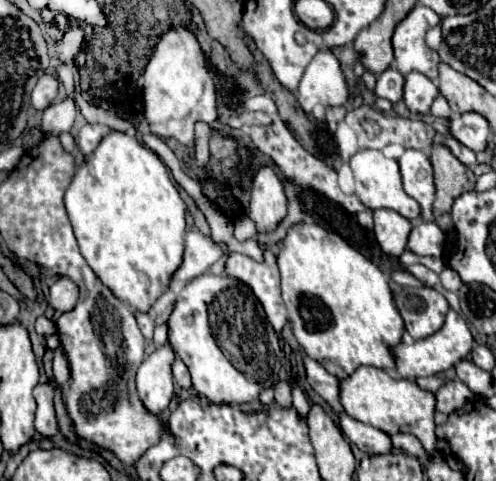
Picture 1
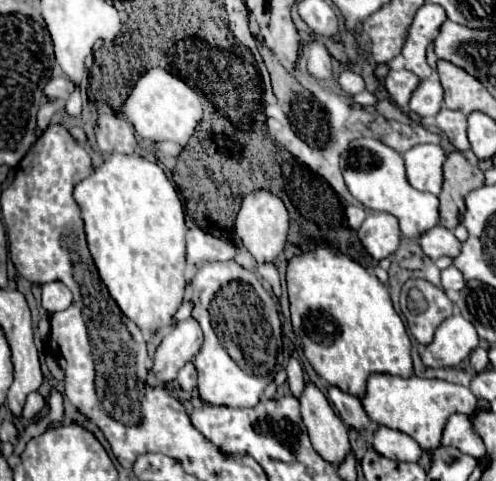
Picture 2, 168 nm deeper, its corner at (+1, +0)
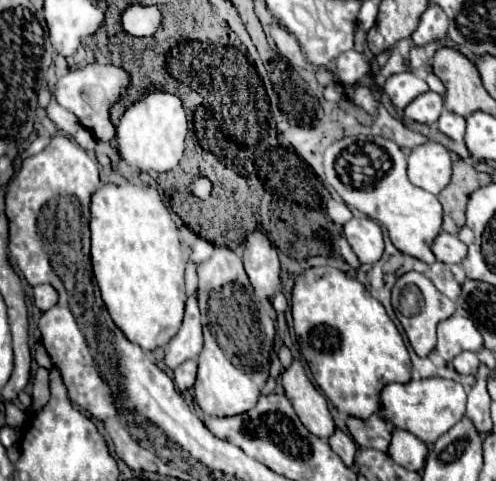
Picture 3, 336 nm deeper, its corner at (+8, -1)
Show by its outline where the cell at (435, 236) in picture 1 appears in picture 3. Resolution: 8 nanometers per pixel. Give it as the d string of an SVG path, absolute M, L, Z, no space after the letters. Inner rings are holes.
M440 232L432 244L432 252L440 262L460 264L468 254L468 246L464 242L460 242L458 236L452 236L448 232Z

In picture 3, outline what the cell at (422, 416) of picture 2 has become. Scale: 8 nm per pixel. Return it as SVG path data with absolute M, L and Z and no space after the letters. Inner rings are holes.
M446 378L410 380L408 384L388 384L382 390L382 410L378 416L392 420L396 428L408 430L422 442L432 446L438 436L448 432L464 416L464 388L462 384Z

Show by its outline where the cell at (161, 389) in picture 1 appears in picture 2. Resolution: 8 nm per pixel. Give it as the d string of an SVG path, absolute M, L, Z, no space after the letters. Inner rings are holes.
M187 319L177 323L161 341L153 355L153 365L147 375L147 385L165 387L175 377L177 371L193 359L193 355L201 349L203 333L195 319Z

